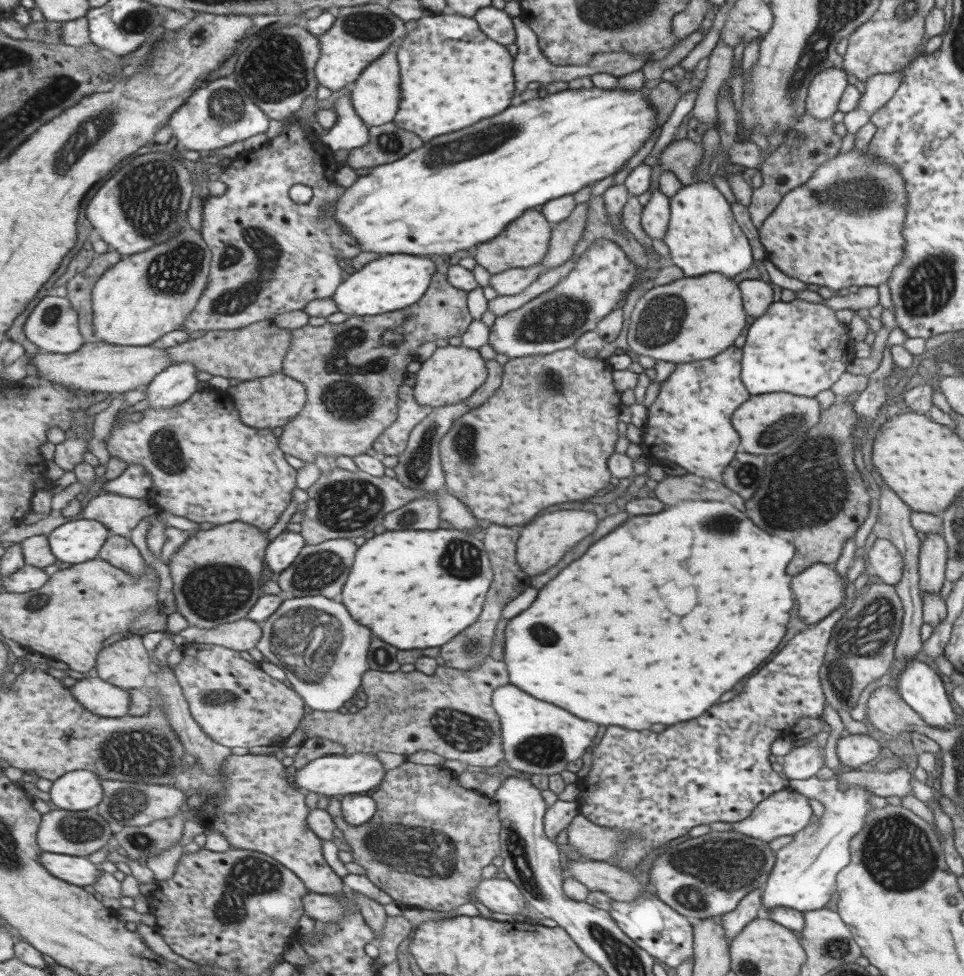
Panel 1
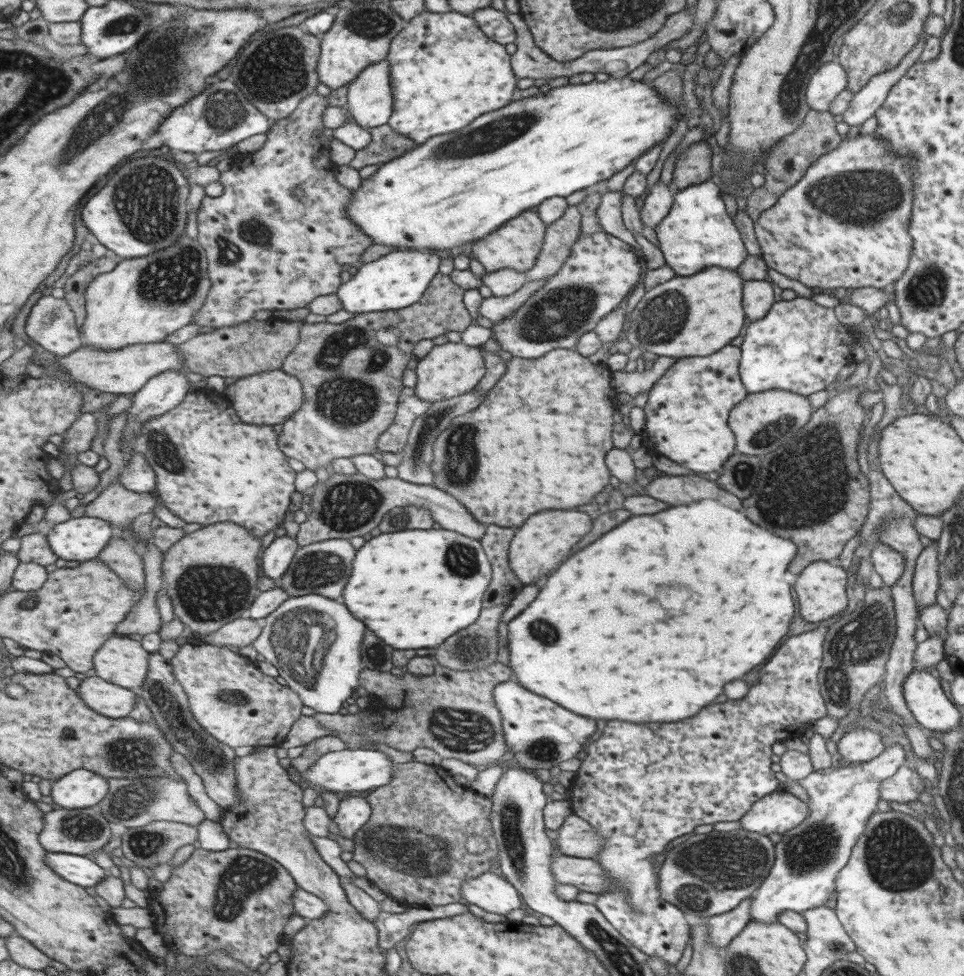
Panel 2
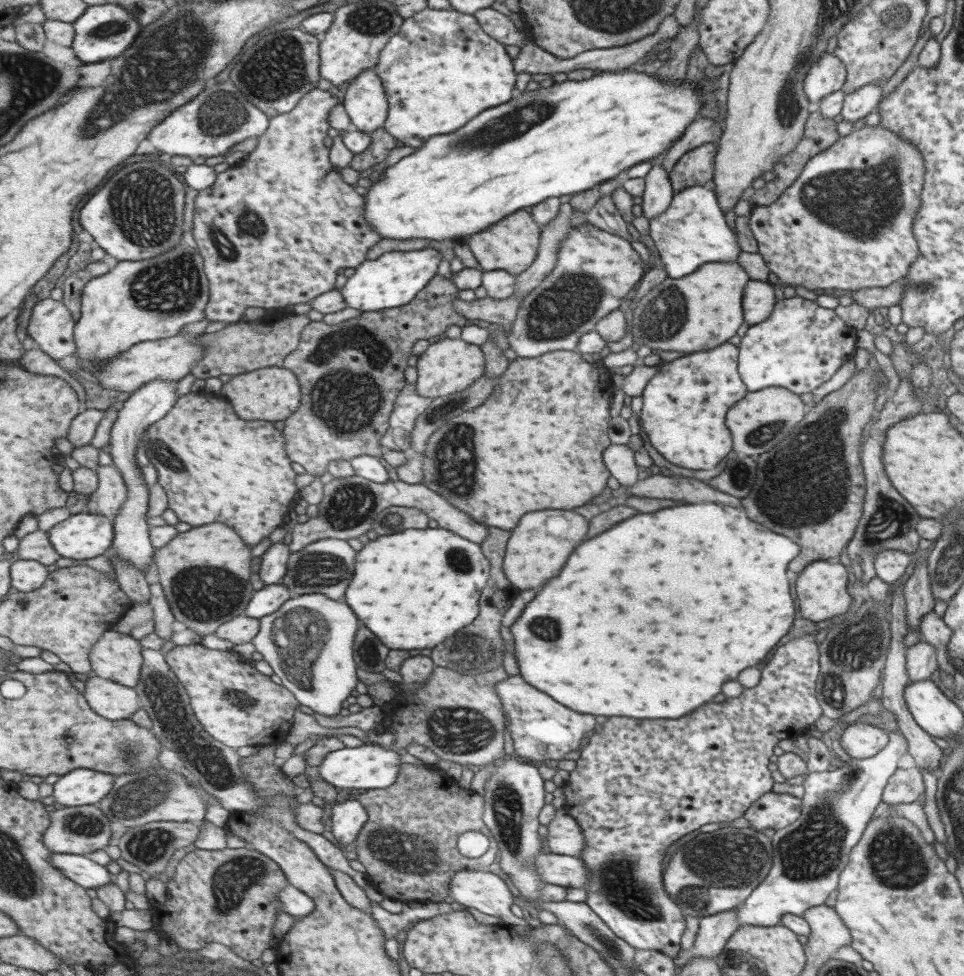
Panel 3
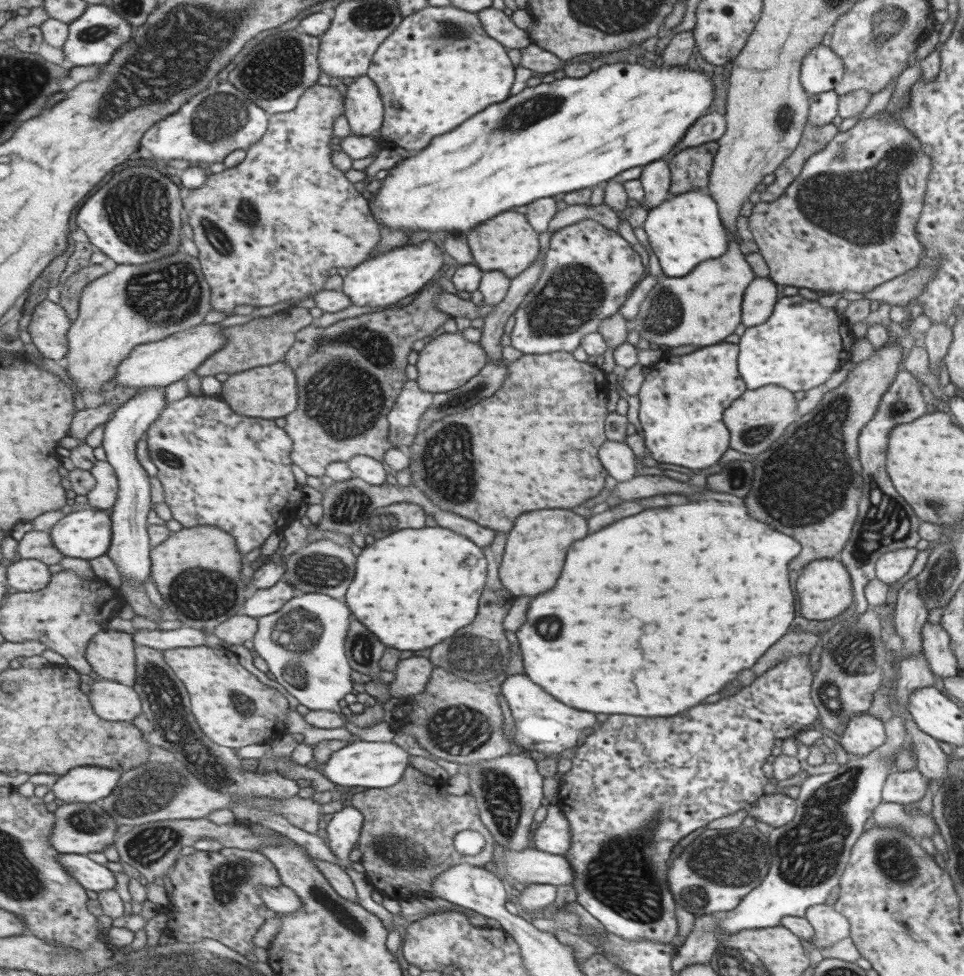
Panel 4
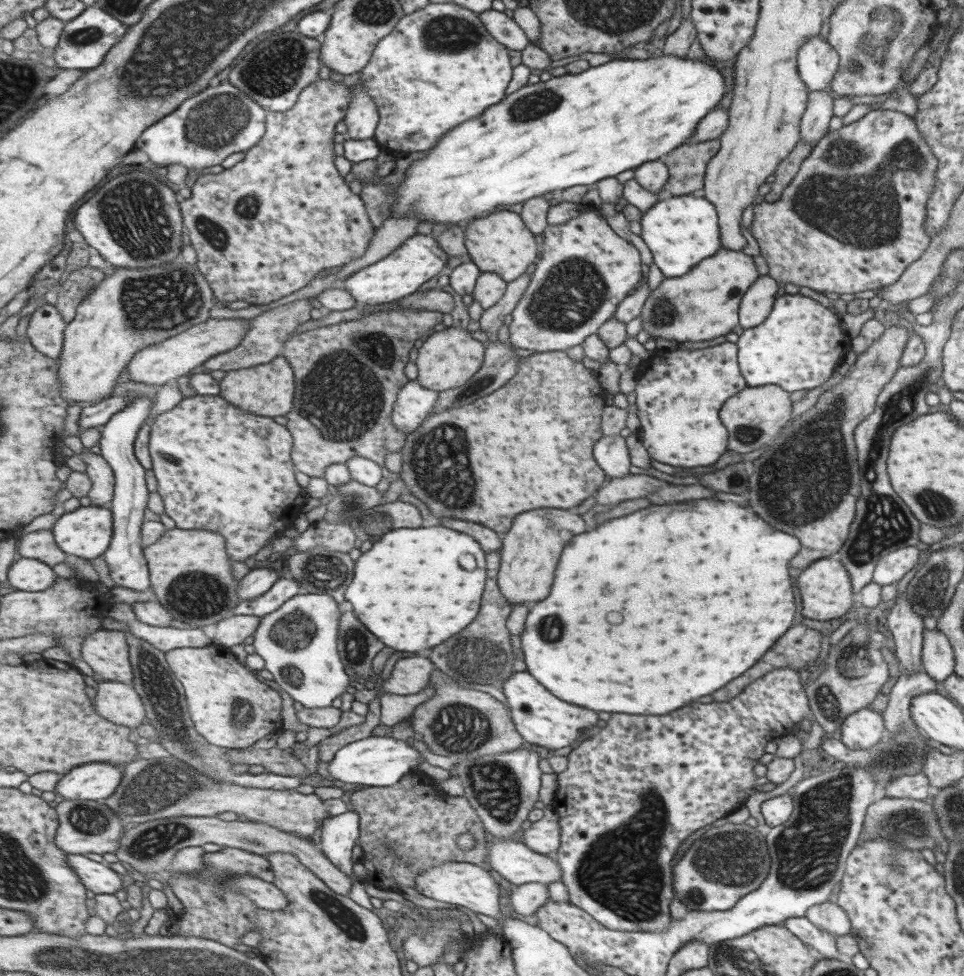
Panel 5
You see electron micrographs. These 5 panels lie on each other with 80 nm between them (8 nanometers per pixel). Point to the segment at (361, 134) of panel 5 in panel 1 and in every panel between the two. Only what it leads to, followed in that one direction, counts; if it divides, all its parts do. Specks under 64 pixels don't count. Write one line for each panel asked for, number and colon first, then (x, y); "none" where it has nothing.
1: (375, 96)
2: (369, 100)
3: (365, 102)
4: (365, 112)

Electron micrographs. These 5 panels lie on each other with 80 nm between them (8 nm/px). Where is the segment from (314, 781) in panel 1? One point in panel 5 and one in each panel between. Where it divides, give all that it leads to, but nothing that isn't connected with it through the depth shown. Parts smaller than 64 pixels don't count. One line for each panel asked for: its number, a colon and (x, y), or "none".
2: (348, 770)
3: (367, 766)
4: (370, 764)
5: (373, 761)

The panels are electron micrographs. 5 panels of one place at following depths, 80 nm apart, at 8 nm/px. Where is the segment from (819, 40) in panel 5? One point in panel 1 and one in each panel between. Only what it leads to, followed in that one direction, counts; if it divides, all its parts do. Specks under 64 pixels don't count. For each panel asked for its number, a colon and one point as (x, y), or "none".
1: (827, 86)
2: (830, 79)
3: (827, 75)
4: (822, 69)

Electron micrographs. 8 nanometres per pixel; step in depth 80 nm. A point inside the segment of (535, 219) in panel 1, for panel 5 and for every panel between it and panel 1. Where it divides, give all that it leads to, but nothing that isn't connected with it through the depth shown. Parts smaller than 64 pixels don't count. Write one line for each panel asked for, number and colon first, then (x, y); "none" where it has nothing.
2: (517, 245)
3: (511, 245)
4: (508, 244)
5: (500, 243)

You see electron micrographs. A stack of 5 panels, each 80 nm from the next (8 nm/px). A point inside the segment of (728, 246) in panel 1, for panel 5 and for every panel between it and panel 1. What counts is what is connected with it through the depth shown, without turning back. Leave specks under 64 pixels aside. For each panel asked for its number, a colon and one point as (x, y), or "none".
2: (696, 232)
3: (691, 231)
4: (687, 229)
5: (680, 231)

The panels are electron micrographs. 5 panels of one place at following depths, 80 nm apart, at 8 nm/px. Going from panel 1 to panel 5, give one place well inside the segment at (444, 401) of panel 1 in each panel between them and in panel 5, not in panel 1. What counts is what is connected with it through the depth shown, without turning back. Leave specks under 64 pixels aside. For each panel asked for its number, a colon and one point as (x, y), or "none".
2: (451, 369)
3: (450, 365)
4: (447, 361)
5: (446, 359)

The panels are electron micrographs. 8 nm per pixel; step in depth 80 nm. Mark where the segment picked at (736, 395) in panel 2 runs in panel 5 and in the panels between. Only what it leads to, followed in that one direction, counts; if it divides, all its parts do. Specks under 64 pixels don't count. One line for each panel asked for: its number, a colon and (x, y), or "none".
3: (683, 409)
4: (681, 399)
5: (678, 396)

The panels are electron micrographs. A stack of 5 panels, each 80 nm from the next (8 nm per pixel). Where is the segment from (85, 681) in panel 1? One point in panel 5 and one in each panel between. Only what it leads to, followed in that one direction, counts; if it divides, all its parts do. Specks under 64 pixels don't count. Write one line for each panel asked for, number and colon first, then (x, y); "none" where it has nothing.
2: (111, 700)
3: (114, 701)
4: (113, 701)
5: (120, 703)

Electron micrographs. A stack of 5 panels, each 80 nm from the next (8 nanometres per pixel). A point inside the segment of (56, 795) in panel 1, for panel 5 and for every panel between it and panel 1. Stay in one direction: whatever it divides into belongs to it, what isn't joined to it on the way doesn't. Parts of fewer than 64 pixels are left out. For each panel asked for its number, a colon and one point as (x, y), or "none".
2: (82, 788)
3: (83, 786)
4: (89, 784)
5: (99, 780)

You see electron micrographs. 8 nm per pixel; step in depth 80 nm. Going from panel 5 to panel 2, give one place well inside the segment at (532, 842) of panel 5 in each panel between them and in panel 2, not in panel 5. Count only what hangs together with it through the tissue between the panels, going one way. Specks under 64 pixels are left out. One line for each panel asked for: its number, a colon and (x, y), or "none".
2: (576, 837)
3: (564, 836)
4: (552, 836)

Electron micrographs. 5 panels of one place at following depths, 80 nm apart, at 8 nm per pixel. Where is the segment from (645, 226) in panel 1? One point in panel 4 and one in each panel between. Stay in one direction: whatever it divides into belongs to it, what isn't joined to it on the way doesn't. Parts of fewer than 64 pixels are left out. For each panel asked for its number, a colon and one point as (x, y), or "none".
2: (656, 204)
3: (657, 193)
4: (655, 177)

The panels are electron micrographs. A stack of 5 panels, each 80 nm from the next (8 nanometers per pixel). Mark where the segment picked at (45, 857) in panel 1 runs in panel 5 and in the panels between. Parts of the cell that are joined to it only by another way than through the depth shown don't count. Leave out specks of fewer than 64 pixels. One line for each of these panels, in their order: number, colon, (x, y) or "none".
2: (80, 870)
3: (80, 868)
4: (93, 876)
5: (97, 877)

